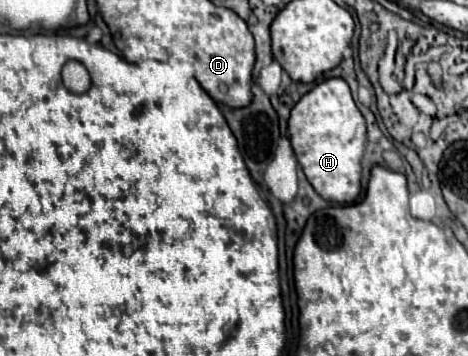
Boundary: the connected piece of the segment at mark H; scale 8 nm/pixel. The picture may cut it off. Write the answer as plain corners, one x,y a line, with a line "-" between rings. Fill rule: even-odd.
332,77
308,91
290,111
290,143
314,191
336,203
352,203
360,193
360,159
366,145
366,123
344,79

